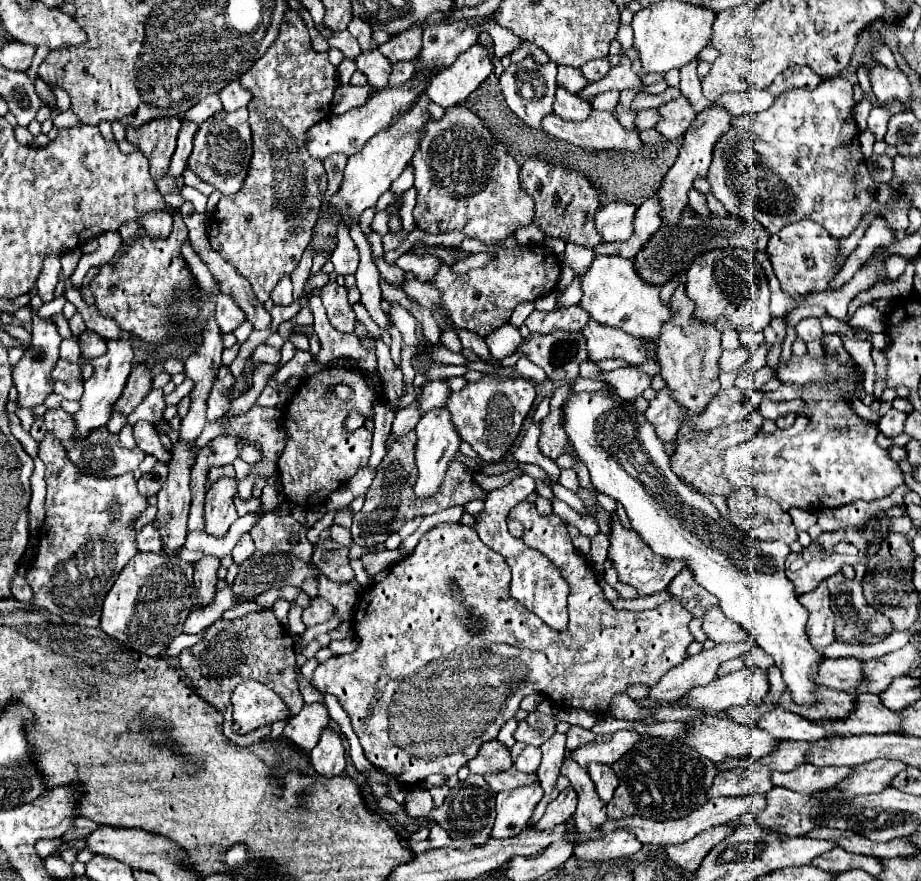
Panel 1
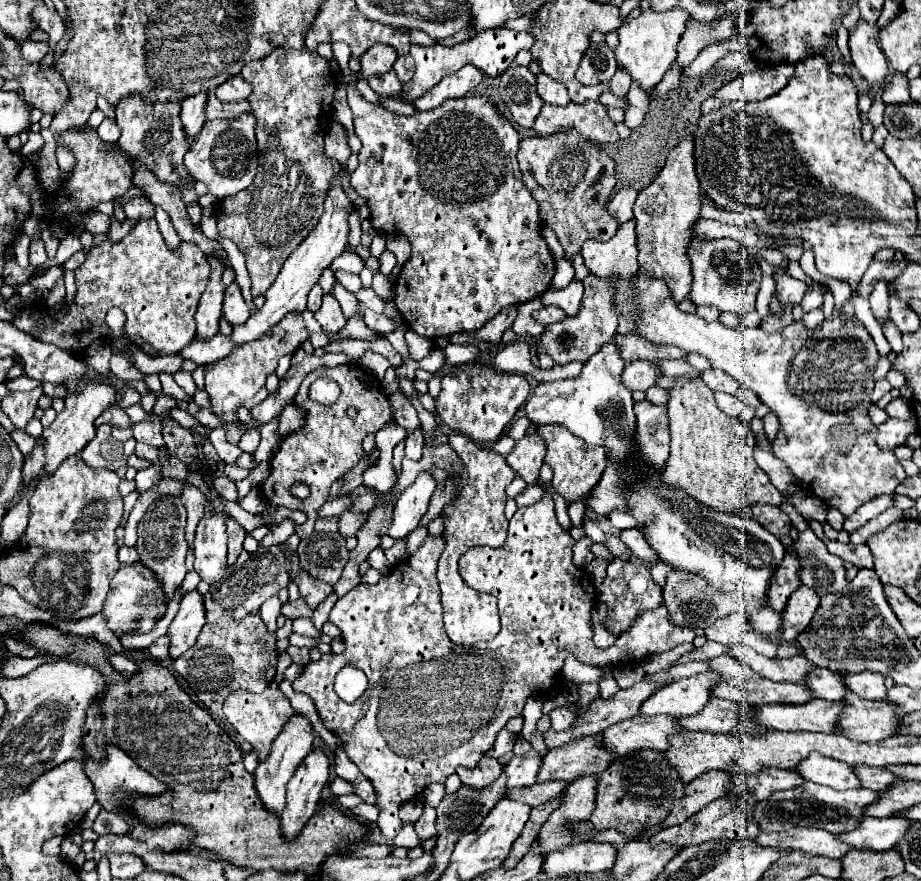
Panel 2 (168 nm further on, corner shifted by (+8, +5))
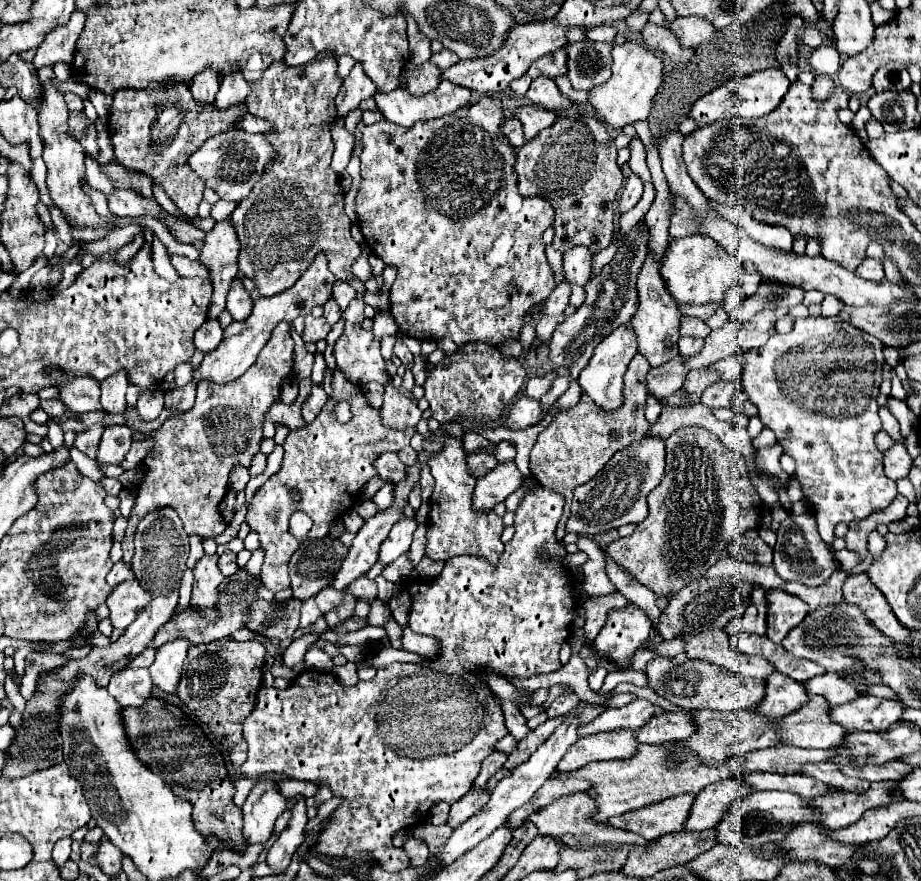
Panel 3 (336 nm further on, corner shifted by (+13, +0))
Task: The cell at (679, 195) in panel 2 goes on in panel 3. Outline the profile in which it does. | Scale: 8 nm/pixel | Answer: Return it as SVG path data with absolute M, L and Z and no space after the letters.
M649 253L641 273L639 273L639 281L637 281L637 291L639 291L639 309L635 313L635 317L631 319L631 327L637 333L637 341L639 341L639 353L649 361L651 367L661 367L663 363L675 359L679 355L679 323L681 323L681 313L677 309L675 299L671 299L671 295L667 293L665 285L663 285L663 277L659 273L661 263L657 263L653 259L653 255Z

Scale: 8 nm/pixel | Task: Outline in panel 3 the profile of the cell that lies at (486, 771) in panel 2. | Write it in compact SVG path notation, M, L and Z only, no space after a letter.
M483 789L483 791L469 791L463 799L459 799L459 801L451 807L447 825L451 825L451 829L459 827L459 825L465 823L471 815L475 815L481 807L485 807L487 801L489 801L489 793L487 793L485 789Z

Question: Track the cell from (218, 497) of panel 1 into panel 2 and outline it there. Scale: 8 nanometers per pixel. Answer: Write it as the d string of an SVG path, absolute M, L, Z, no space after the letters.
M224 512L204 514L194 536L194 570L208 584L218 582L226 574L226 520Z

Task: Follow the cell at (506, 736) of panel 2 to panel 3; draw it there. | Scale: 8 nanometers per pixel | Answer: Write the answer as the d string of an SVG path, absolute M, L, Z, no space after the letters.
M491 753L485 761L483 761L483 765L481 765L481 773L477 775L477 779L475 779L475 783L473 783L473 789L483 789L485 787L485 783L503 767L503 761L507 759L507 753Z

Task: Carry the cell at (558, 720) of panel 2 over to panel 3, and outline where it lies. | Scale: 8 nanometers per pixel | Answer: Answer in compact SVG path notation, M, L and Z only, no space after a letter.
M567 689L567 691L563 691L563 693L551 703L547 715L549 715L551 719L553 719L553 717L563 717L577 701L579 701L579 697L577 697L571 689Z

